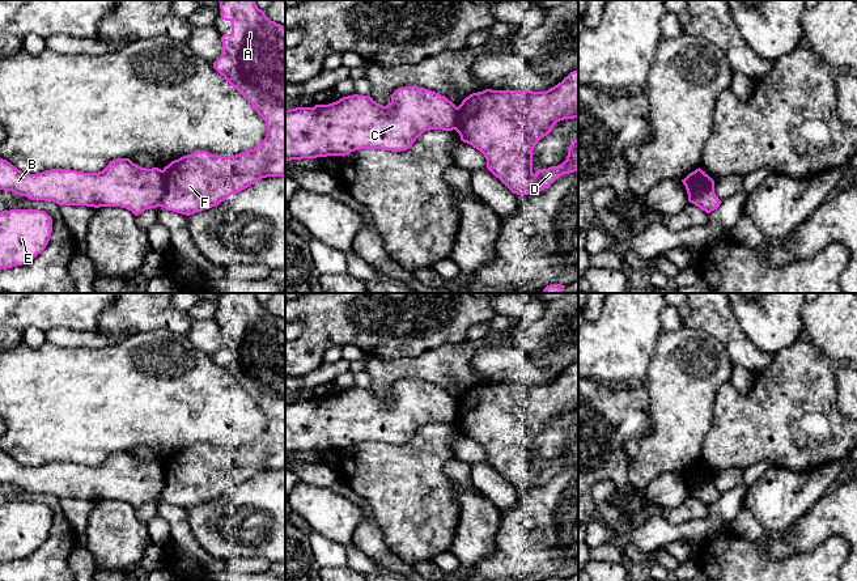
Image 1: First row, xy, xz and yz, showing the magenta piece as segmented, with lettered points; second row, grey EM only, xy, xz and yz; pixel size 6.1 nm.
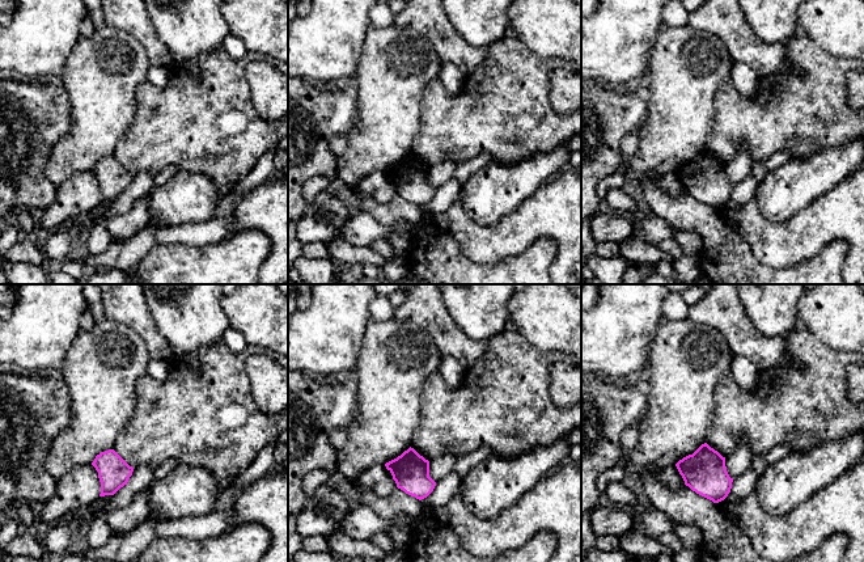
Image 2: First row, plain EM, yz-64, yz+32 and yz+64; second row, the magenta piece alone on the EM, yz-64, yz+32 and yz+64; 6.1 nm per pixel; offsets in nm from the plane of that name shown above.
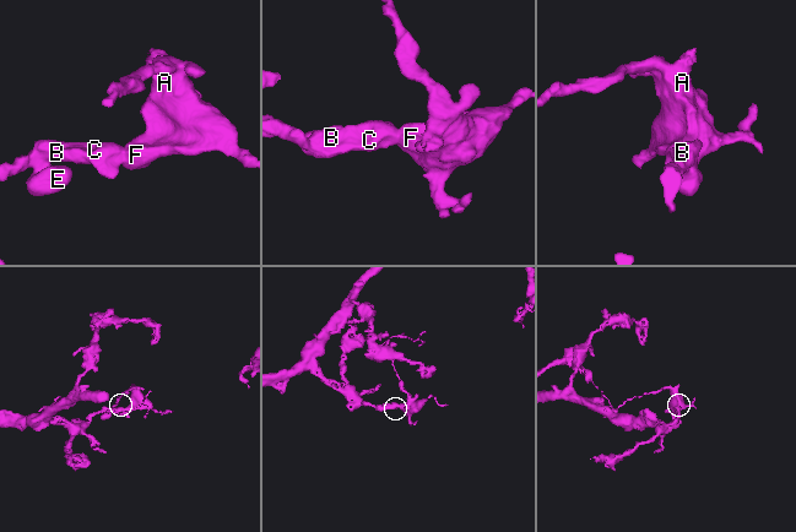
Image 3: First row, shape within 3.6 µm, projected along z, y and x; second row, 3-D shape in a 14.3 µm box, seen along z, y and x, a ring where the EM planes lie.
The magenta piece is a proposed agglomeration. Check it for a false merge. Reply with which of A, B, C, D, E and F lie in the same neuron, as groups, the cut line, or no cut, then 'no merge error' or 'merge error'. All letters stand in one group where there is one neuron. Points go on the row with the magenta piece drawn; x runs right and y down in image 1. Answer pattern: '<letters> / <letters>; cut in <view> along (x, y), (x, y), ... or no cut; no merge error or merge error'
A D F / B C E; cut in xy along (162, 170), (164, 195), (158, 206); merge error

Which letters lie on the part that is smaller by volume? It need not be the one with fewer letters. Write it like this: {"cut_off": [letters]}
{"cut_off": ["A", "D", "F"]}

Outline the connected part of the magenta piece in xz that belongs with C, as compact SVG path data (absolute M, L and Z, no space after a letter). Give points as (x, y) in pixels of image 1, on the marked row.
M404 86L386 106L369 96L285 110L285 161L347 156L360 149L400 152L429 130L457 128L458 107L425 88Z

